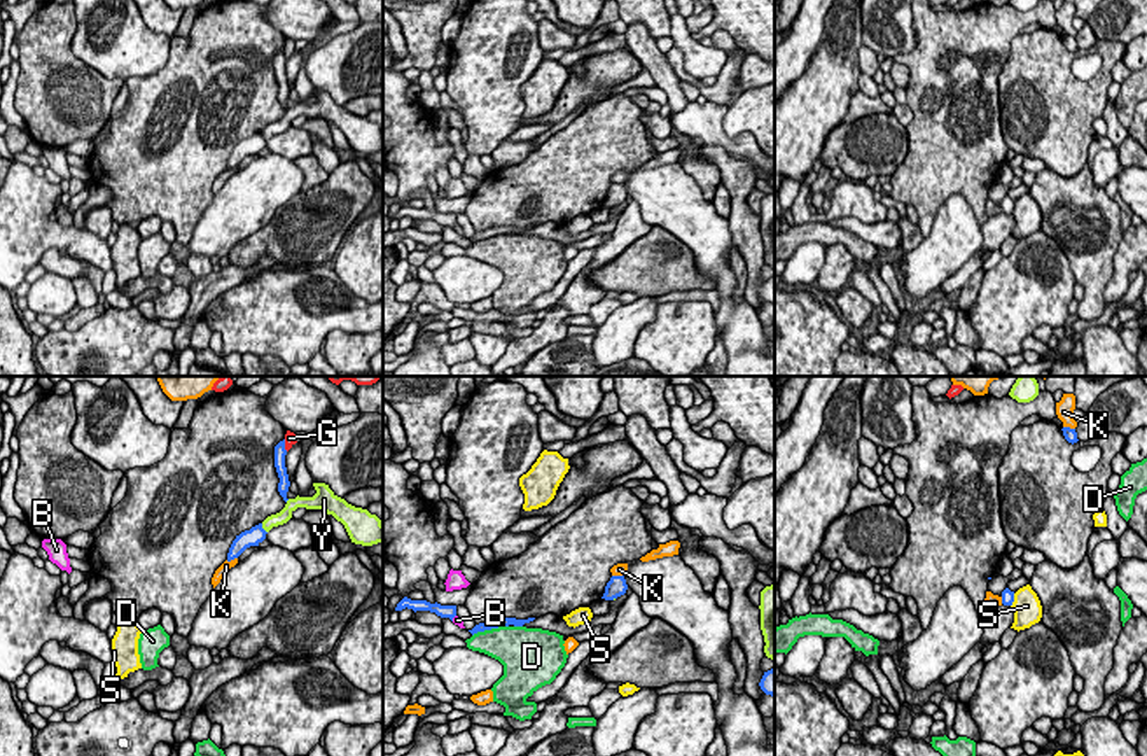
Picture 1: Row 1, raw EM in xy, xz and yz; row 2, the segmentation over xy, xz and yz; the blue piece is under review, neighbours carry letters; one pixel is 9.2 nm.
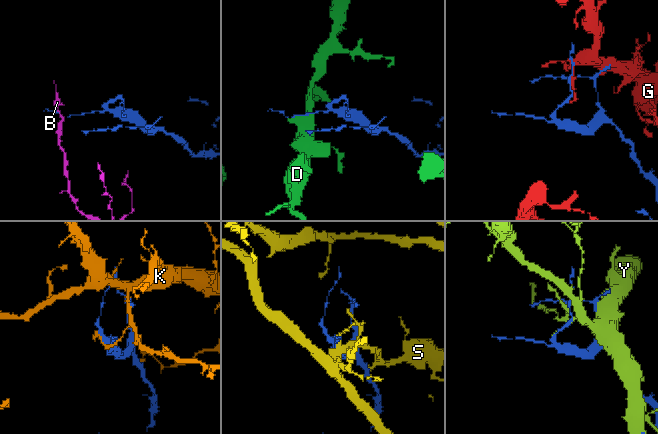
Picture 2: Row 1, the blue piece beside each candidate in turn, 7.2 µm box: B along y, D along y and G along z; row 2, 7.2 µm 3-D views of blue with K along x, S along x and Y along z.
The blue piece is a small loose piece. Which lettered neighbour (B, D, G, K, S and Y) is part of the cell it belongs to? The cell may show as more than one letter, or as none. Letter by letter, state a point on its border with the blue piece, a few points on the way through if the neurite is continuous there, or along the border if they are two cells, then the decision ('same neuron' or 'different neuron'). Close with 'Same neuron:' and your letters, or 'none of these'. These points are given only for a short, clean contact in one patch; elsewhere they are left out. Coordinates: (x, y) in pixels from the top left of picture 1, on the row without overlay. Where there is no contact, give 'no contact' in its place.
B: meets blue in xz at (453, 224); border along xz (455, 223), (451, 228); different neuron
D: meets blue in xz at (490, 237); different neuron
G: meets blue in xy at (284, 53); different neuron
K: meets blue in yz at (1069, 35); different neuron
S: meets blue in yz at (1013, 209); different neuron
Y: meets blue in xy at (263, 137); same neuron
Same neuron: Y

